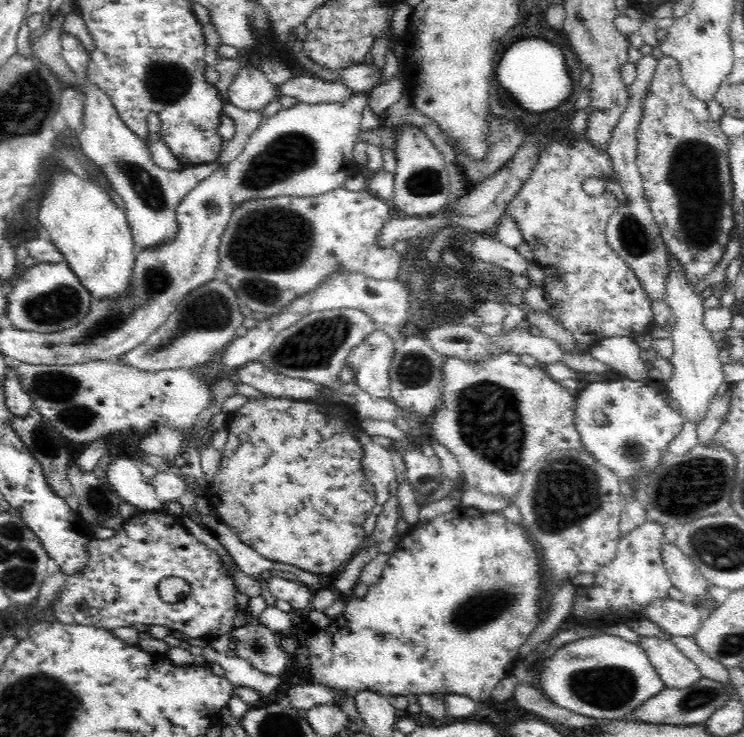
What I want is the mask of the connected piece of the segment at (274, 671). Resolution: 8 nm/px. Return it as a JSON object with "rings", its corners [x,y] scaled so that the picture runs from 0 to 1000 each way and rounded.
{"rings":[[[348,837],[335,841],[335,845],[317,851],[315,860],[306,866],[317,866],[315,890],[328,893],[336,902],[355,915],[379,917],[384,902],[390,898],[384,878],[375,862],[358,852]]]}

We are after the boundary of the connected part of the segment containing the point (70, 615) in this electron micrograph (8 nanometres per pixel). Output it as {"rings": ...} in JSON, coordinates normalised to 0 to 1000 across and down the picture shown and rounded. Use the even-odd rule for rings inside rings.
{"rings":[[[219,692],[191,693],[167,708],[164,718],[145,733],[124,730],[118,741],[120,760],[116,771],[101,780],[91,780],[86,794],[75,807],[70,822],[73,833],[83,847],[141,852],[153,856],[167,849],[196,847],[223,849],[235,859],[246,859],[255,866],[285,868],[309,858],[312,841],[319,832],[319,806],[316,787],[302,776],[300,760],[285,744],[267,735],[246,714],[241,700],[231,700]],[[238,782],[255,792],[257,803],[242,817],[220,817],[212,805],[215,787]]]}

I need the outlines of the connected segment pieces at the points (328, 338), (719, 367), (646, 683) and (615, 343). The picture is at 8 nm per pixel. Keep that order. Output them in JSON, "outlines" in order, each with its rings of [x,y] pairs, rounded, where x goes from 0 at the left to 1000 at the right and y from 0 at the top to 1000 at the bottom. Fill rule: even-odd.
{"outlines":[[[[449,418],[449,421],[419,423],[371,456],[363,475],[358,475],[349,483],[349,494],[374,507],[441,524],[457,536],[477,537],[481,550],[474,564],[484,571],[501,567],[530,574],[532,567],[544,562],[530,544],[497,537],[480,521],[460,518],[456,514],[470,475],[480,471],[493,456],[500,455],[508,444],[511,442],[503,433],[480,418]]],[[[898,341],[901,354],[901,372],[895,383],[895,411],[901,414],[903,427],[909,438],[903,450],[905,482],[902,493],[905,497],[903,510],[894,518],[892,524],[902,539],[910,544],[910,550],[918,556],[918,566],[930,575],[941,575],[954,554],[954,543],[961,548],[965,525],[970,521],[974,510],[972,494],[968,490],[970,467],[962,465],[956,452],[946,444],[945,429],[948,418],[944,404],[933,396],[931,389],[925,385],[921,366]]],[[[820,860],[794,862],[755,875],[742,891],[727,900],[727,909],[719,915],[719,920],[720,931],[745,955],[790,974],[823,978],[833,972],[848,970],[858,958],[895,934],[858,872]]],[[[844,456],[810,459],[804,467],[790,469],[790,478],[815,493],[825,510],[863,516],[872,510],[866,487],[860,483],[860,469]]]]}

